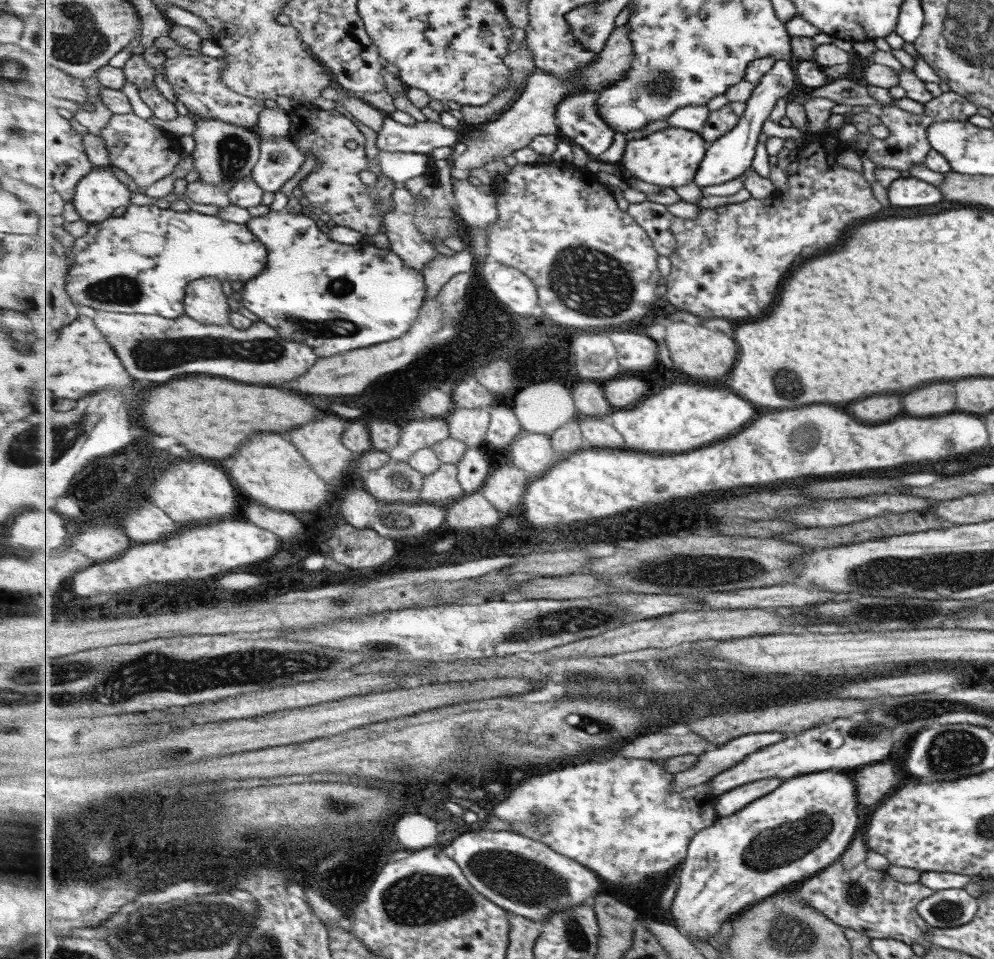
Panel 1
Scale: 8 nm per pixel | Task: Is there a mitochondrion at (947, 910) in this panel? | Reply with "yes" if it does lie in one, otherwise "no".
yes

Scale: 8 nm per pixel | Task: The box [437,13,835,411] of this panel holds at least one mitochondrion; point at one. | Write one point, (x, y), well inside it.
(585, 280)

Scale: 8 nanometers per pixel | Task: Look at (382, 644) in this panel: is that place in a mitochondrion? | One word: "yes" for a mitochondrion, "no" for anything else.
yes

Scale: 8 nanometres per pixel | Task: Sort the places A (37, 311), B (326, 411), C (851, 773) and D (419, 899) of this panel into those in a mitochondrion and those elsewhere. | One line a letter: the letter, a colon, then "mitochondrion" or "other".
A: other
B: other
C: other
D: mitochondrion

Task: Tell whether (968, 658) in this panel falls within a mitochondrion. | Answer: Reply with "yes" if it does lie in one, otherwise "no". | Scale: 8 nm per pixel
no

